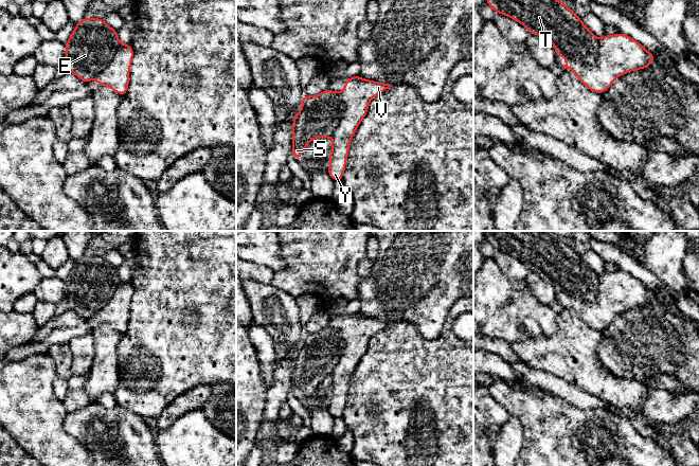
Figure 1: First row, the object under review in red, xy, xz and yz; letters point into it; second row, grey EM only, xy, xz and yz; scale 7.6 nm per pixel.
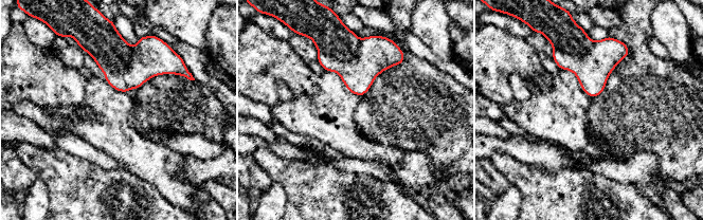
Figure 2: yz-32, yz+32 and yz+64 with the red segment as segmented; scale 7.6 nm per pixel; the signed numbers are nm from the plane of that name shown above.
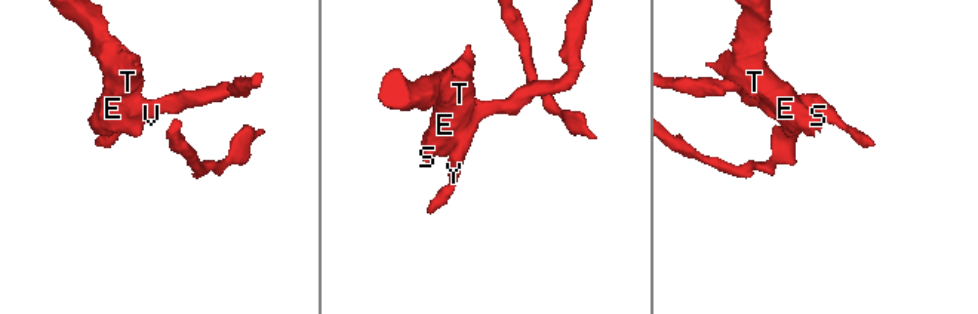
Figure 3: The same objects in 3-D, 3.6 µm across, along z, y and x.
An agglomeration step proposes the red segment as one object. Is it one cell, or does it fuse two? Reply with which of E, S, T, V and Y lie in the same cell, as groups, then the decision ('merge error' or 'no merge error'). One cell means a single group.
E S T / V Y | merge error

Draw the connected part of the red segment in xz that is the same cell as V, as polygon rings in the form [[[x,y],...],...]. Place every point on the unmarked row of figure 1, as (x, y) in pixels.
[[[357,312],[346,316],[344,327],[338,329],[344,347],[331,372],[333,383],[327,410],[334,418],[343,416],[351,377],[368,351],[369,340],[390,324],[390,321],[365,317]]]

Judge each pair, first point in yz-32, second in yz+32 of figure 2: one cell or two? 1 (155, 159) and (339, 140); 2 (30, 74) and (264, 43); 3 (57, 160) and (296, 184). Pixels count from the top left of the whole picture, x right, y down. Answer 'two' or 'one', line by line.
1: one
2: one
3: one

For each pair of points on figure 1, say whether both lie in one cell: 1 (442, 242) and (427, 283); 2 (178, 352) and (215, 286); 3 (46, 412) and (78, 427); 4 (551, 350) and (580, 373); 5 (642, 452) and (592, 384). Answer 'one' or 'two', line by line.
1: one
2: one
3: two
4: one
5: two

